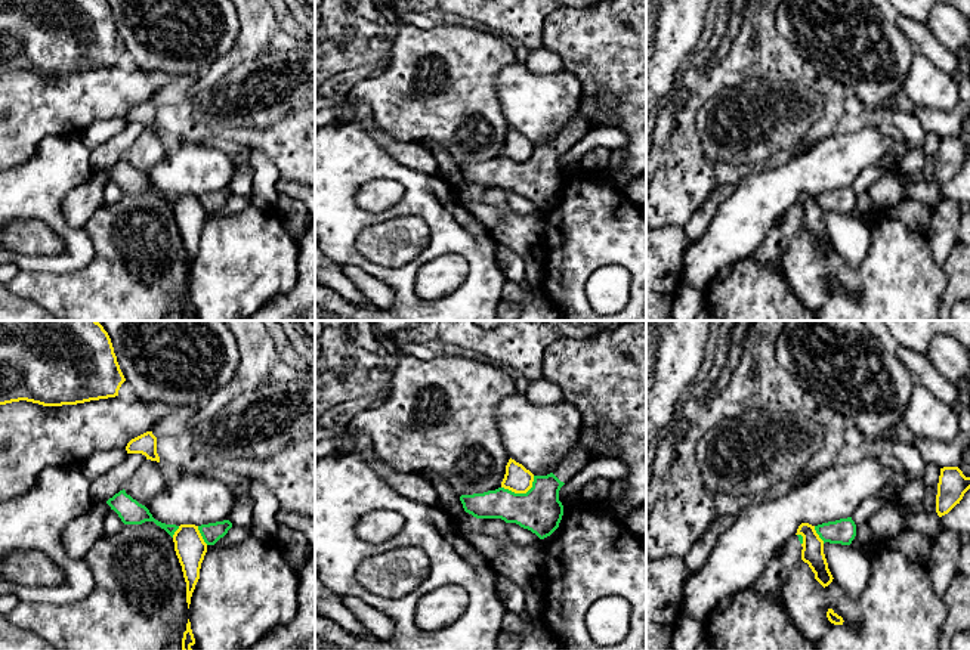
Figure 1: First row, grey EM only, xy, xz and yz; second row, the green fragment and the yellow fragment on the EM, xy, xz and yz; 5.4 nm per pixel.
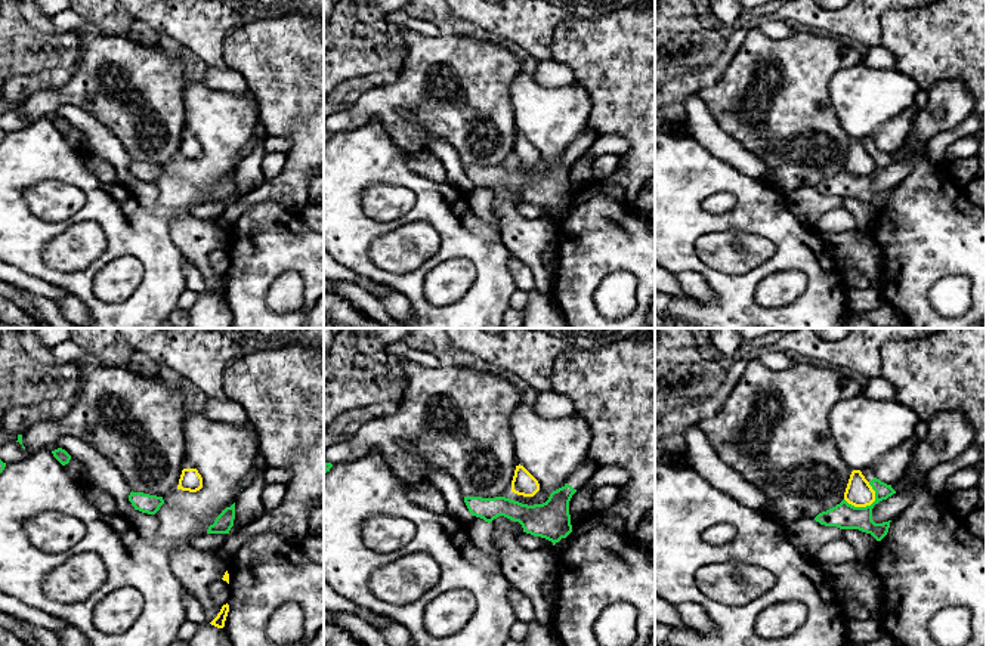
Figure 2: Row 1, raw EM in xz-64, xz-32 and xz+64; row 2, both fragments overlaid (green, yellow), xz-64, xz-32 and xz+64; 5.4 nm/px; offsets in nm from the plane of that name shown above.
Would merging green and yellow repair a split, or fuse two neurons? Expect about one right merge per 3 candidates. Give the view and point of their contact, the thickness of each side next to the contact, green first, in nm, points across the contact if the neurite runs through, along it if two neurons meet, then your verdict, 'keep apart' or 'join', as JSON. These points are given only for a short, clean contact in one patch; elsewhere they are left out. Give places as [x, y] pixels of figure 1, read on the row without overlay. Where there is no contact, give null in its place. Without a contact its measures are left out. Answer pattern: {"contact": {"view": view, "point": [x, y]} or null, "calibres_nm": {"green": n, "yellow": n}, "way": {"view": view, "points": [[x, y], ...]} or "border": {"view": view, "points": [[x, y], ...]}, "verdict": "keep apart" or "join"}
{"contact": {"view": "xz", "point": [521, 163]}, "calibres_nm": {"green": 240, "yellow": 150}, "verdict": "keep apart"}

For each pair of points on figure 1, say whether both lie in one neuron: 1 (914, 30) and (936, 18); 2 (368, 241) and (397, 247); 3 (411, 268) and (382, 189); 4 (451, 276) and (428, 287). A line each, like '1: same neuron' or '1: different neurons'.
1: different neurons
2: same neuron
3: different neurons
4: same neuron

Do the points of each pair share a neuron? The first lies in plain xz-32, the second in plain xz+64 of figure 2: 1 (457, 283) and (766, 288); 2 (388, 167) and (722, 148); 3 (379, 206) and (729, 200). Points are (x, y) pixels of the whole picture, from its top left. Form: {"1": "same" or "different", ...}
{"1": "same", "2": "different", "3": "same"}

